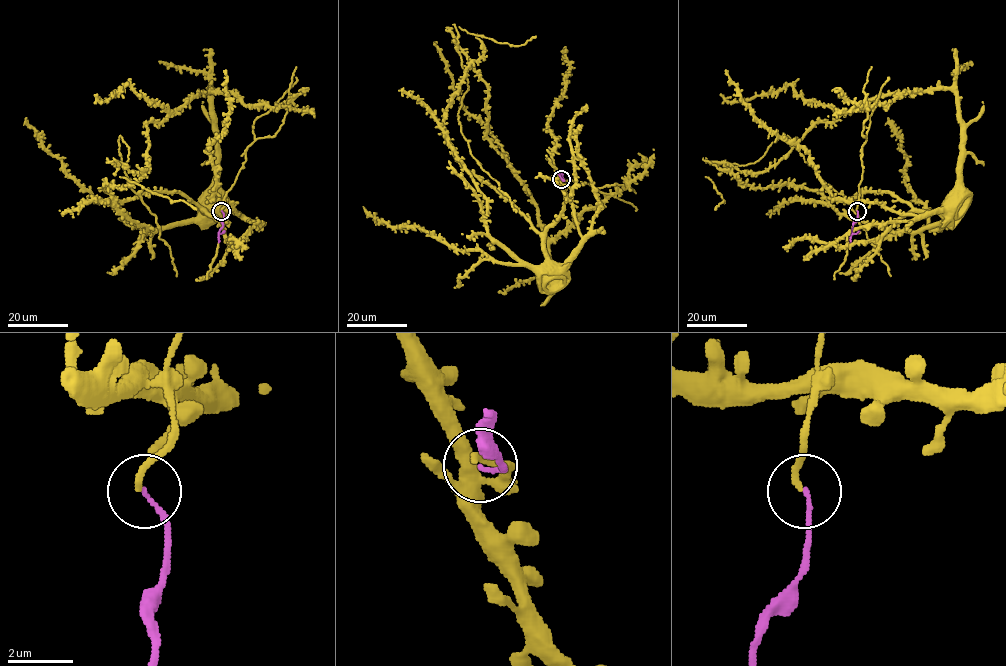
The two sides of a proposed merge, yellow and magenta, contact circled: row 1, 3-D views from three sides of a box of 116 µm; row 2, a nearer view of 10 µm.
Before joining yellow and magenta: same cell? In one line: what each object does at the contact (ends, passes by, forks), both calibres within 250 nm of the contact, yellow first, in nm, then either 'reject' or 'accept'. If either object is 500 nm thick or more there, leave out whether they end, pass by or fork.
yellow ends | magenta ends | 180/110 nm | accept

